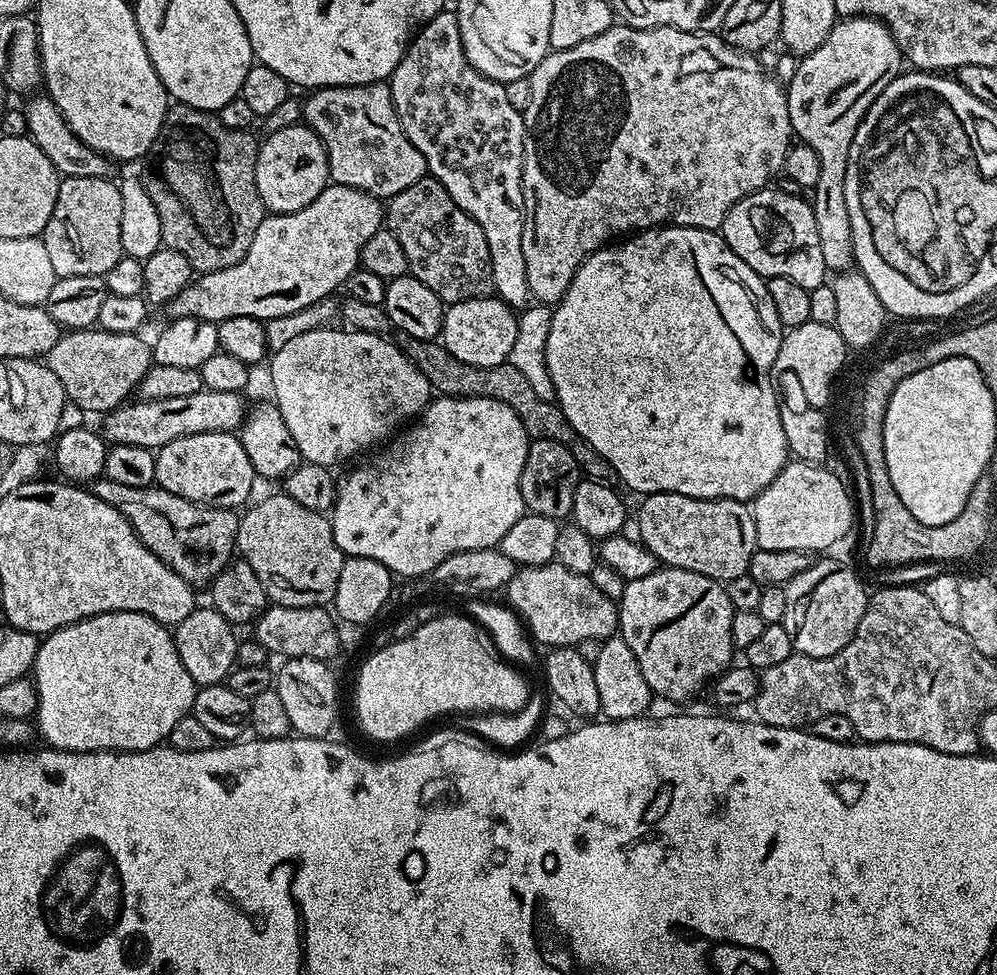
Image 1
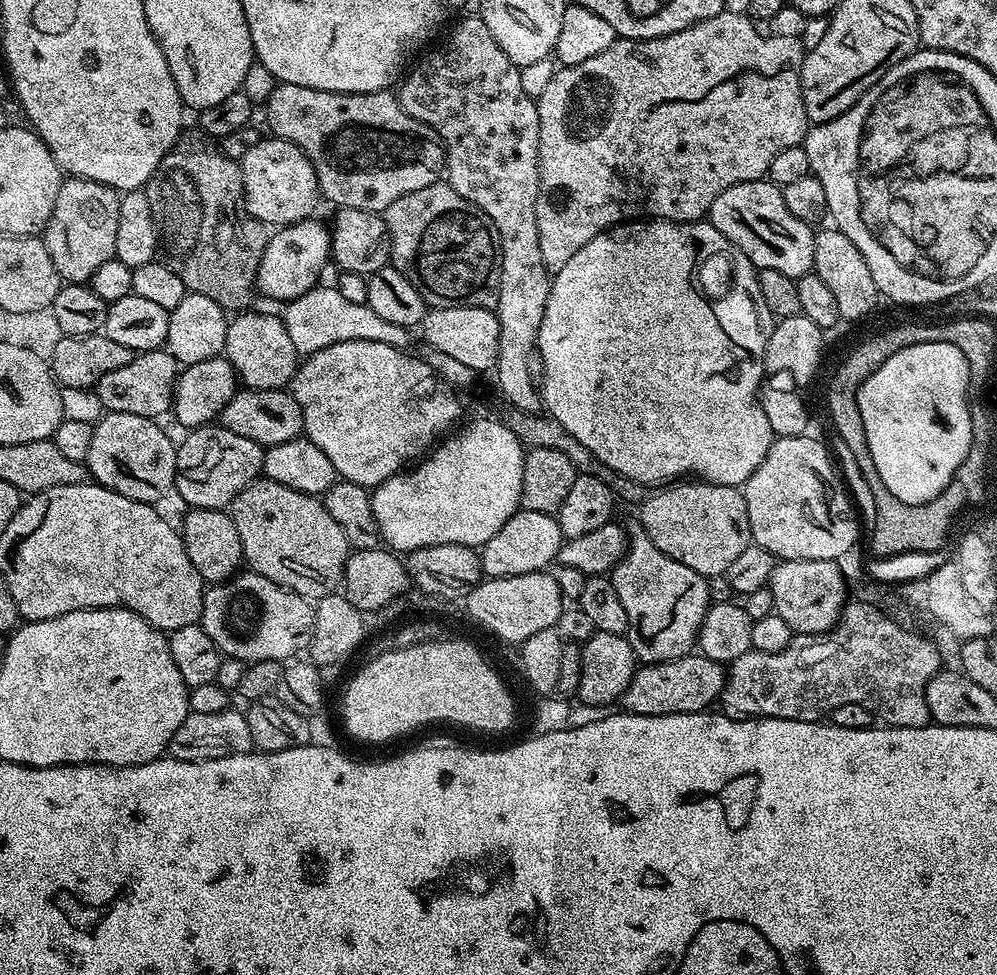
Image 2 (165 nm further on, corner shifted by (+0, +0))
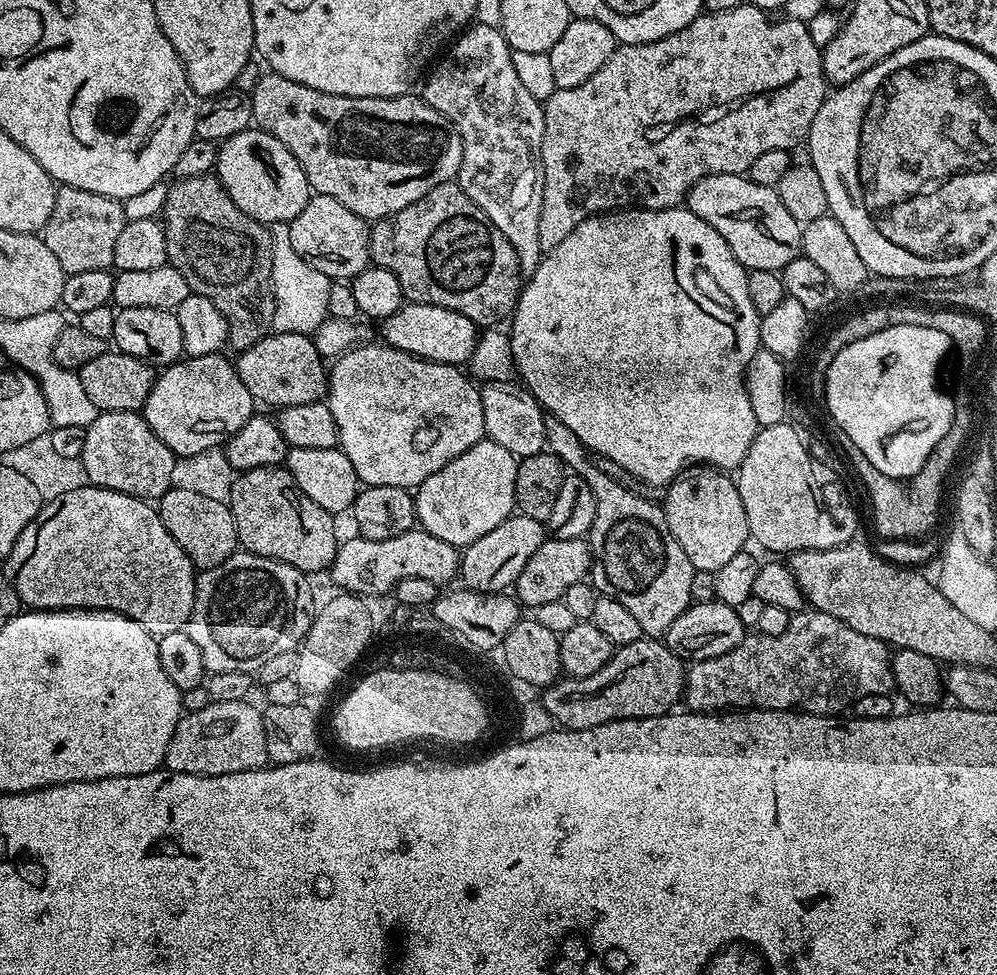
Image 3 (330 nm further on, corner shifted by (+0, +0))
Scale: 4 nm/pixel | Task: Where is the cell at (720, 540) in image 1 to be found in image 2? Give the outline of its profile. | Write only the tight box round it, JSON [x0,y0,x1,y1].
[639,482,752,577]

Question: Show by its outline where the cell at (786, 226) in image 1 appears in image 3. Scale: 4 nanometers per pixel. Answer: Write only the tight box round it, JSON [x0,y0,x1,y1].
[686,174,802,272]

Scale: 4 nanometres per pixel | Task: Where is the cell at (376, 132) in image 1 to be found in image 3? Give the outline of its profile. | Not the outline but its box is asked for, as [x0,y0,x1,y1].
[250,71,462,222]

